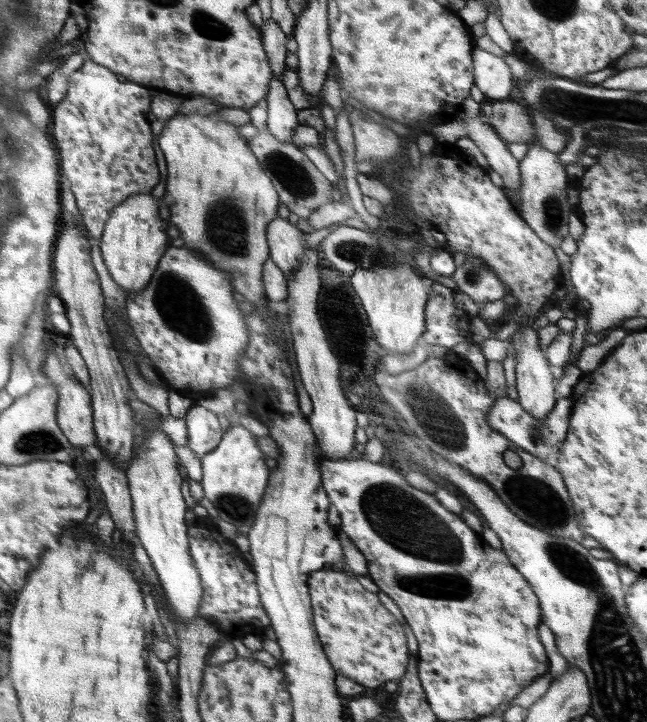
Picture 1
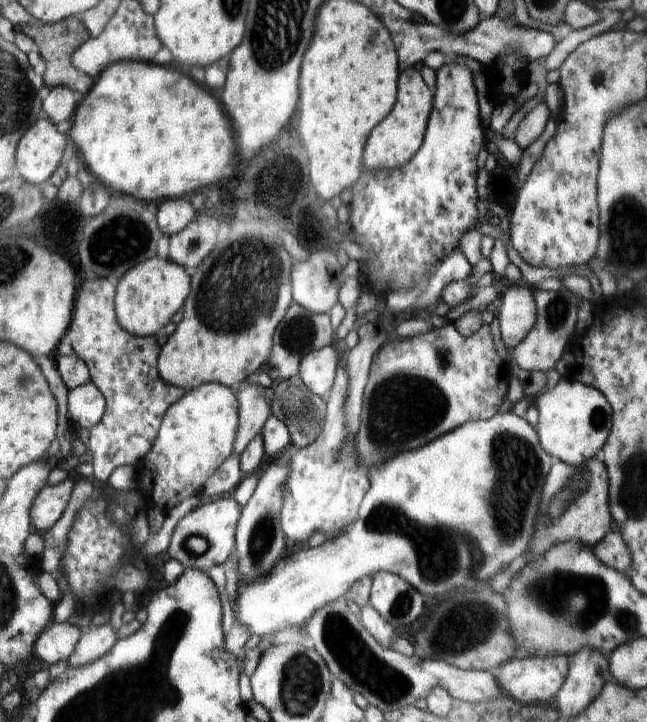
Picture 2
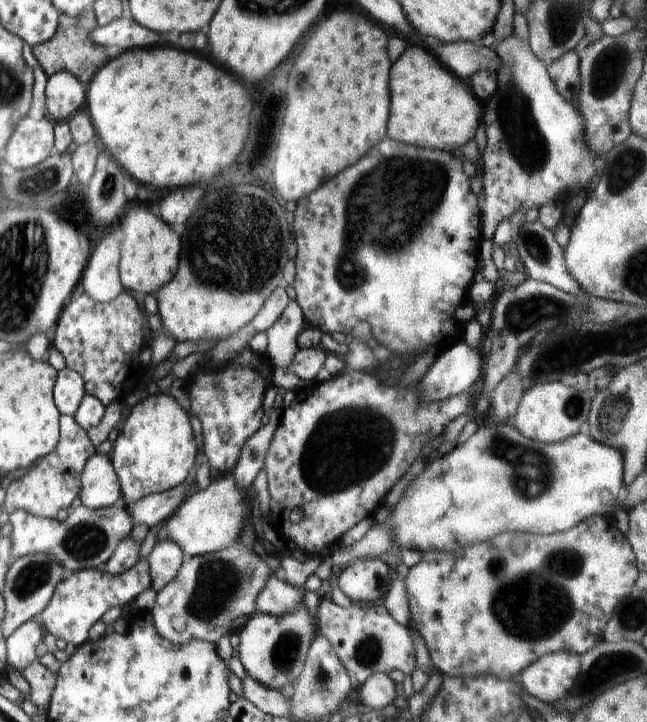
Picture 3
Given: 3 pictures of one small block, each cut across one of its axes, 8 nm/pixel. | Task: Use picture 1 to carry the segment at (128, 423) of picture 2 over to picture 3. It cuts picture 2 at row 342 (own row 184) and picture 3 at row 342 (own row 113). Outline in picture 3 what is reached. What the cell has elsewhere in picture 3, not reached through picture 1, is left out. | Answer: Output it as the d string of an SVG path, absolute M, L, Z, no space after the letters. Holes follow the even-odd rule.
M126 289L105 302L92 300L88 294L80 292L64 308L62 318L50 336L51 344L64 356L66 367L83 377L87 394L98 397L107 407L112 402L123 402L136 388L142 372L138 356L149 346L153 336L147 318L140 300Z

